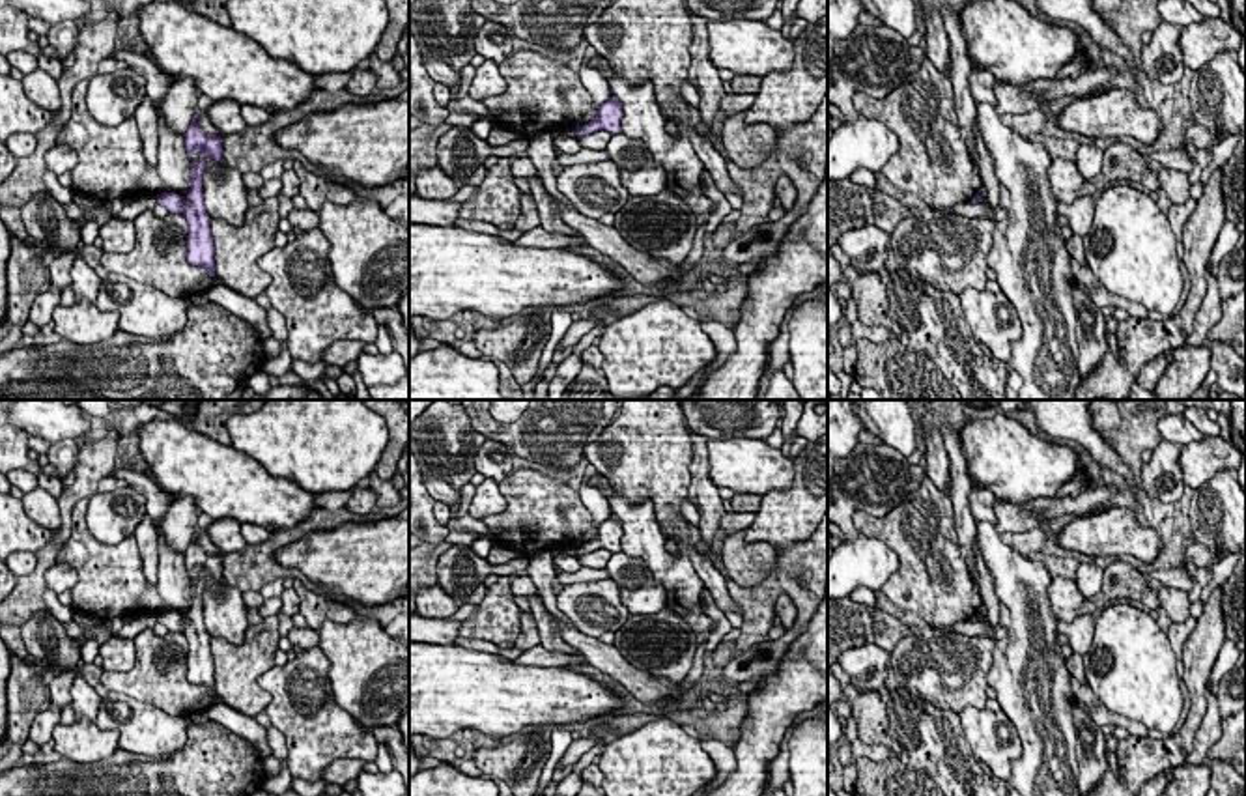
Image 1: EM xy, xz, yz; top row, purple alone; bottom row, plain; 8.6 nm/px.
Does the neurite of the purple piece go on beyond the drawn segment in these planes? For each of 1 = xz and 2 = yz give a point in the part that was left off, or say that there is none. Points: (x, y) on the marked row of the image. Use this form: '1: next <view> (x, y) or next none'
1: next none
2: next none

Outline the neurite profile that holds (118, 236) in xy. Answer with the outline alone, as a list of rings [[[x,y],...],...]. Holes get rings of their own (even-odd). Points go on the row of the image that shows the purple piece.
[[[112,217],[106,224],[99,228],[99,237],[103,239],[103,252],[131,252],[136,243],[135,222]]]

